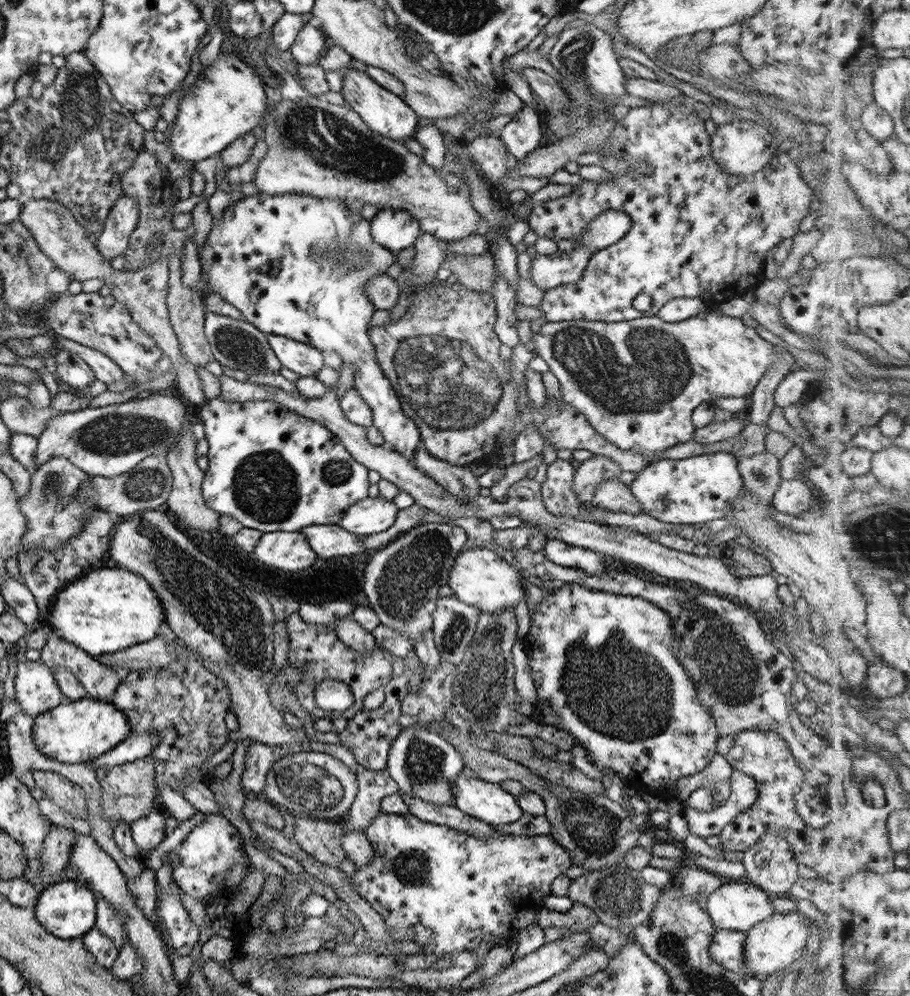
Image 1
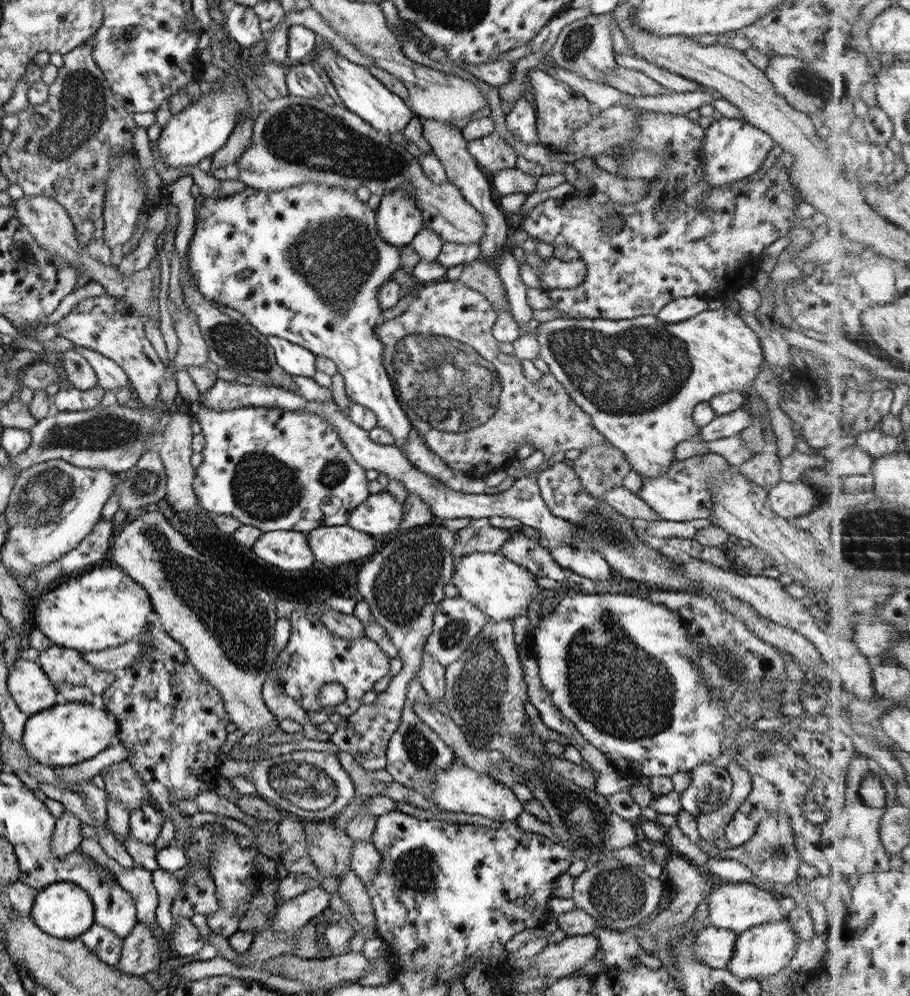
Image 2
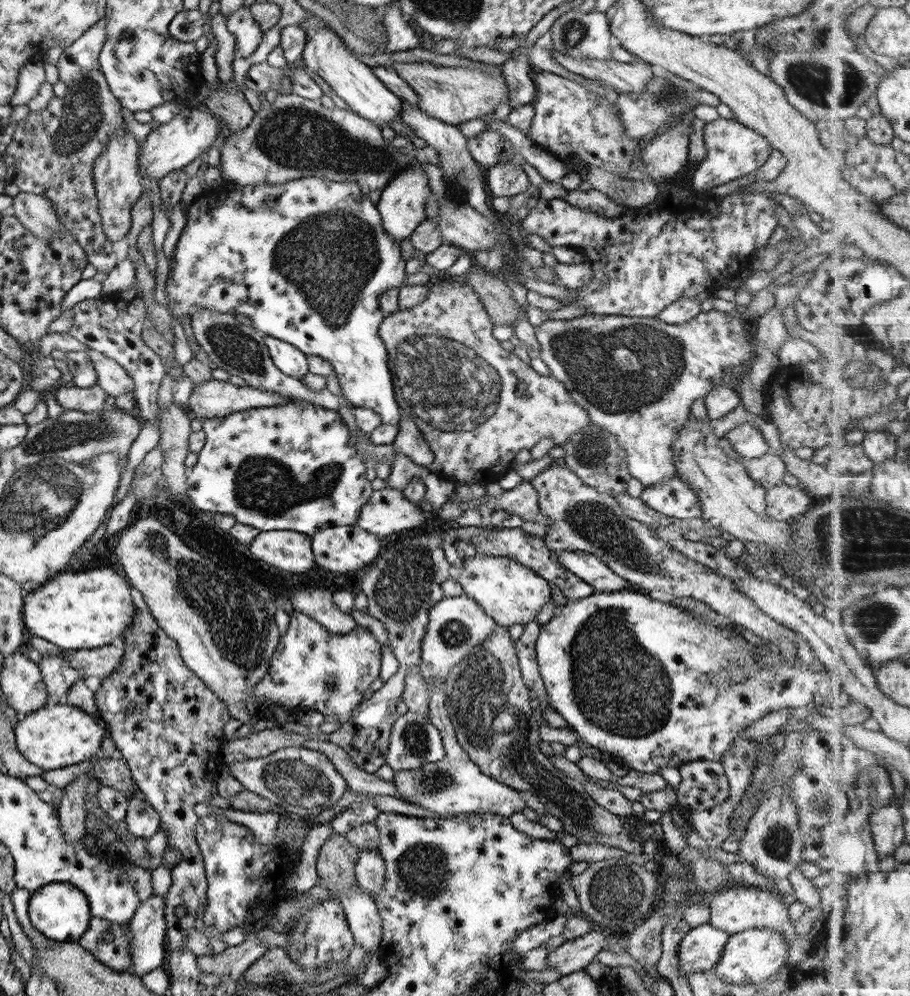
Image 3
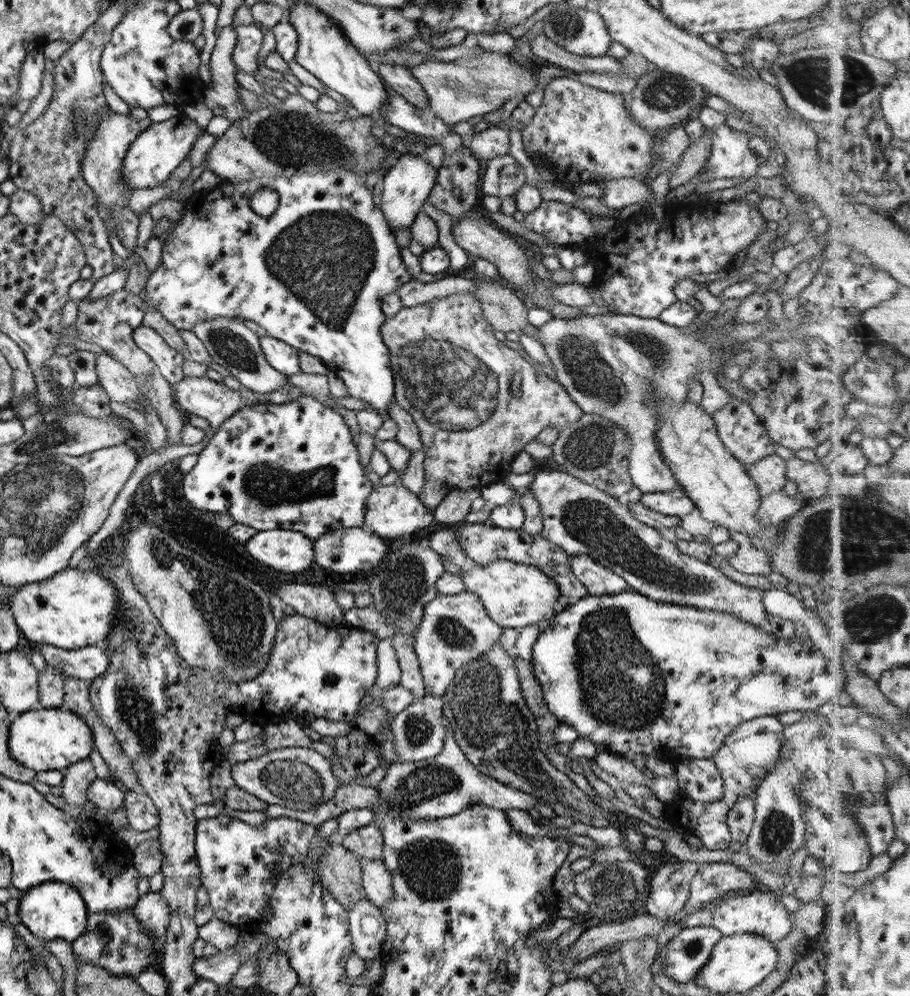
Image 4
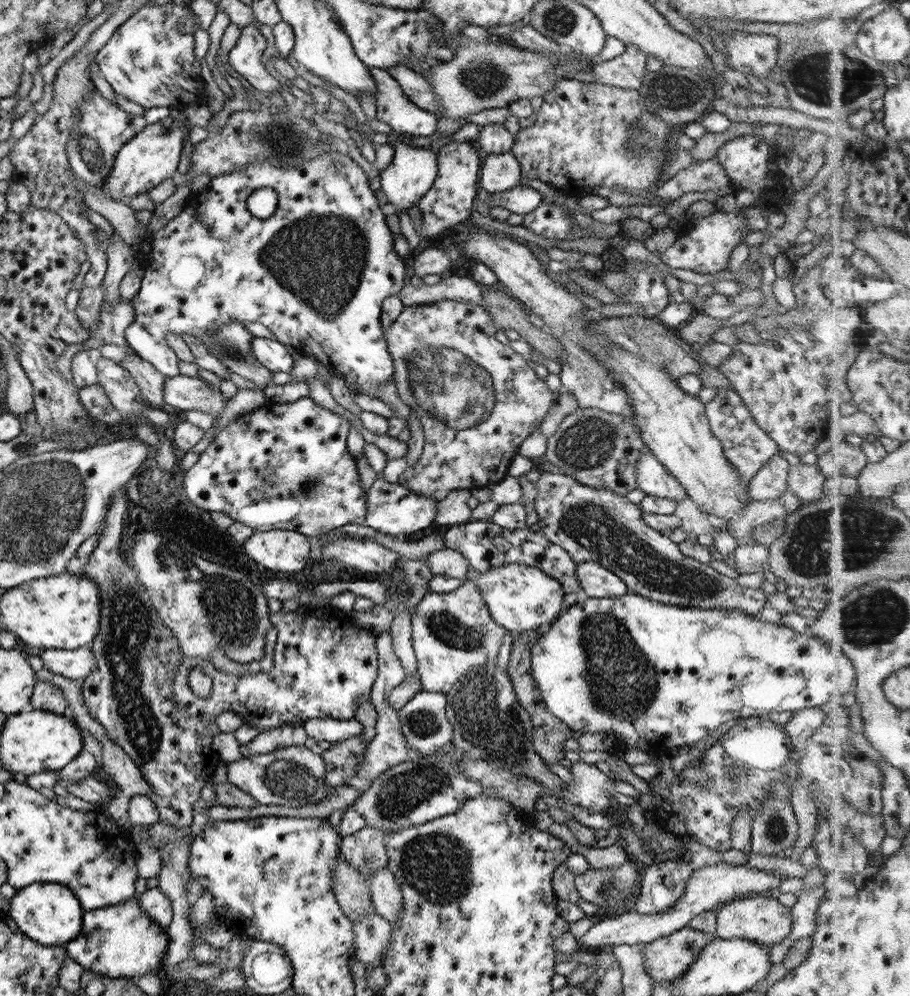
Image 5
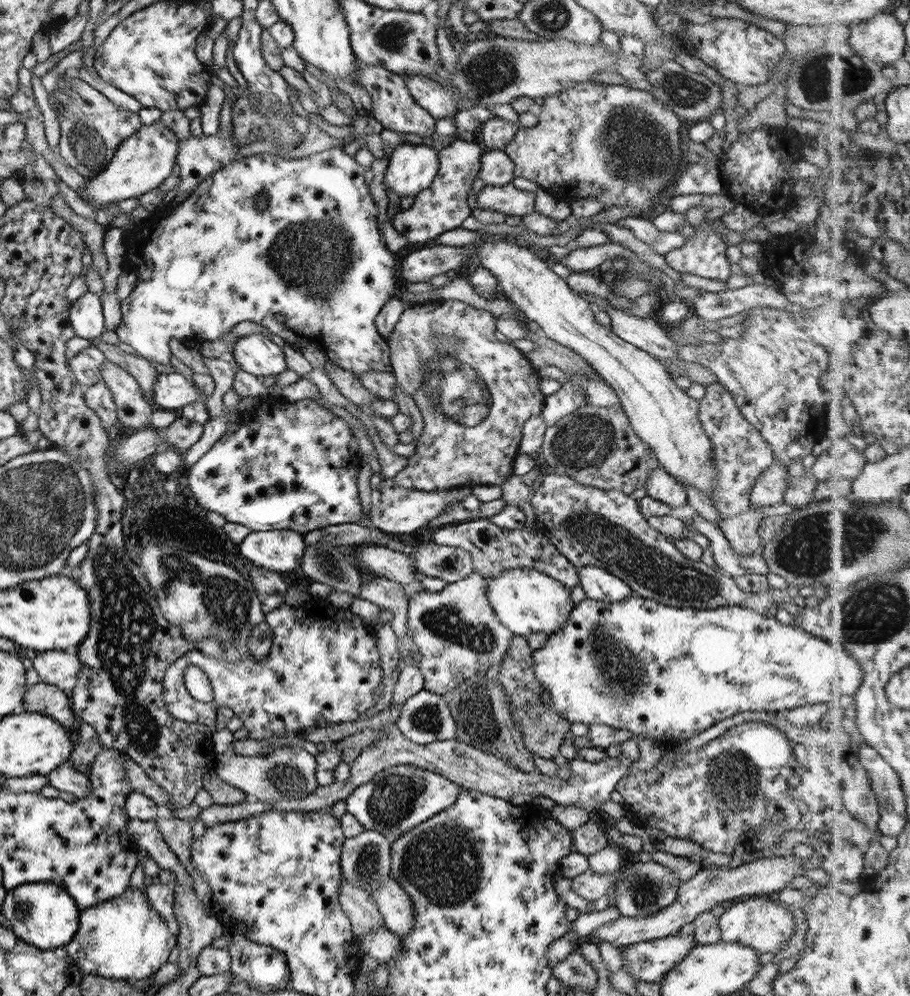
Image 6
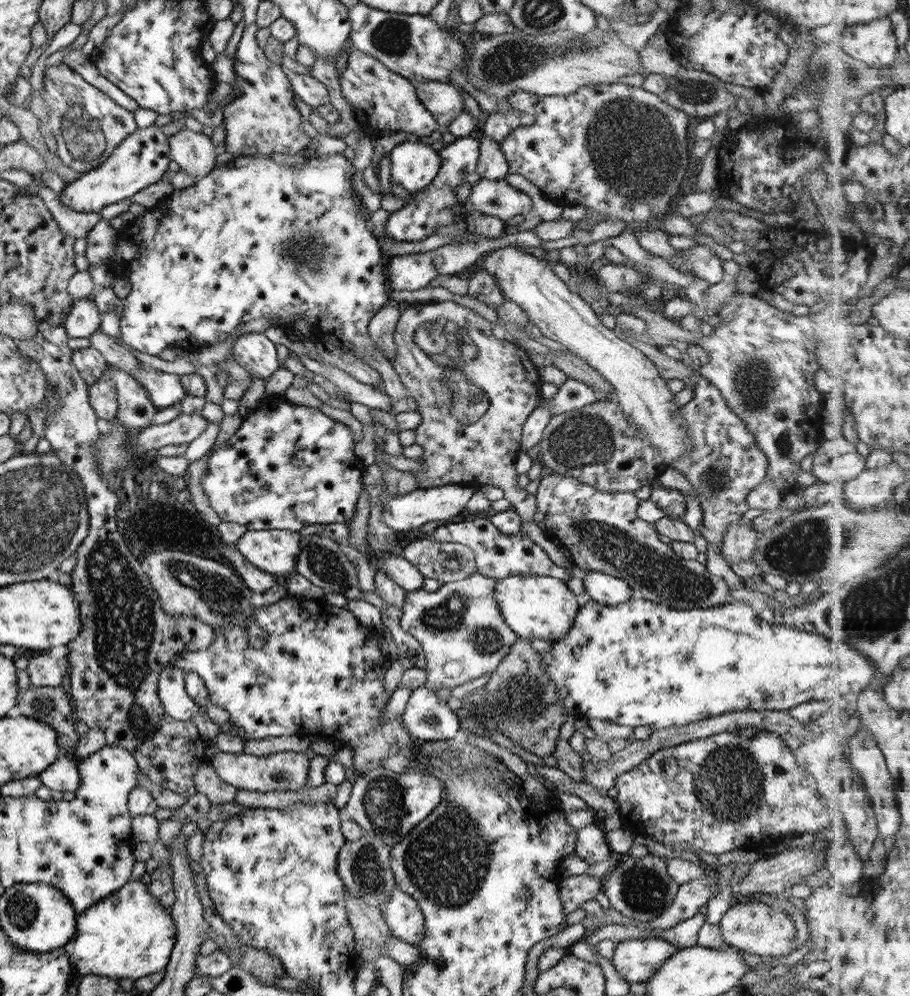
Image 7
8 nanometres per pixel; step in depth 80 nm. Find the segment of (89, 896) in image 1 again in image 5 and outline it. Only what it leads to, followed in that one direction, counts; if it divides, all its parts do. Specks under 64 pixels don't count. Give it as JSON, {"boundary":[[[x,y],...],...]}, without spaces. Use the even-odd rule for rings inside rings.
{"boundary":[[[33,883],[16,889],[9,900],[8,916],[29,940],[41,946],[57,947],[73,940],[81,932],[84,911],[75,894],[66,886],[57,883]]]}

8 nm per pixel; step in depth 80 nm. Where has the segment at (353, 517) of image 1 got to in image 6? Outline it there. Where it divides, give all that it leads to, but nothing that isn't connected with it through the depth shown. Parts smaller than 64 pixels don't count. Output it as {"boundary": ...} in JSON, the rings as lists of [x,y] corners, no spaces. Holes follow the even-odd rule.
{"boundary":[[[372,473],[369,477],[369,486],[371,502],[368,515],[371,527],[395,538],[426,526],[429,520],[447,511],[452,502],[463,500],[471,492],[470,486],[431,492],[406,489],[395,486],[392,479],[383,477],[380,473]]]}

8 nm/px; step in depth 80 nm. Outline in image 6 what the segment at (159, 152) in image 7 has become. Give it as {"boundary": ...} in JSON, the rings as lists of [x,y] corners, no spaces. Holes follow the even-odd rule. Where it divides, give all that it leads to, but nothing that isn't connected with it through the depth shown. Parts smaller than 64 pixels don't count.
{"boundary":[[[159,120],[147,126],[141,125],[135,134],[117,146],[109,164],[103,168],[103,172],[86,180],[83,190],[78,194],[91,207],[109,205],[127,198],[137,198],[159,187],[167,176],[172,175],[177,146],[178,141],[173,131]]]}

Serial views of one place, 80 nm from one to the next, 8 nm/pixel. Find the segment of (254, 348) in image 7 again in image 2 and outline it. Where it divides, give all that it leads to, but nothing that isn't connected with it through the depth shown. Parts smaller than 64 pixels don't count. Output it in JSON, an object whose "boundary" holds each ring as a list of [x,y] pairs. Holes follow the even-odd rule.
{"boundary":[[[277,337],[267,338],[267,344],[273,348],[277,366],[288,375],[310,377],[316,371],[315,356],[303,347]]]}

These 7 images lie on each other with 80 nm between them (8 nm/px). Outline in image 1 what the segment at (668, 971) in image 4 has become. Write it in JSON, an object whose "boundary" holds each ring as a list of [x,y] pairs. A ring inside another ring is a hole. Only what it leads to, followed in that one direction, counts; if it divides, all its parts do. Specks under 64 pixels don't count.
{"boundary":[[[713,929],[707,945],[708,956],[727,971],[748,976],[742,966],[742,942],[744,932]]]}

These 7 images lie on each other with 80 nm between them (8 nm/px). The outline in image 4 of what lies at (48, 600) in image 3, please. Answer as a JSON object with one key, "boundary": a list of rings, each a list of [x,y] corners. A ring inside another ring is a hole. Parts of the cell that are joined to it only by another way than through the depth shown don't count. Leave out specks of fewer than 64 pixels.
{"boundary":[[[67,566],[49,578],[21,585],[6,605],[15,627],[29,643],[76,650],[104,642],[113,626],[117,603],[116,588],[96,569],[82,572]]]}

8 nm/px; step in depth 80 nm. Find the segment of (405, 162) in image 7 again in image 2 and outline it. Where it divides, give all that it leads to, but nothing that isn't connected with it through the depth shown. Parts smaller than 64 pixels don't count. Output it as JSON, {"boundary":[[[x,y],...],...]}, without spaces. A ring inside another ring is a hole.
{"boundary":[[[407,188],[383,195],[375,212],[375,228],[380,239],[399,249],[410,244],[422,228],[421,214]]]}

